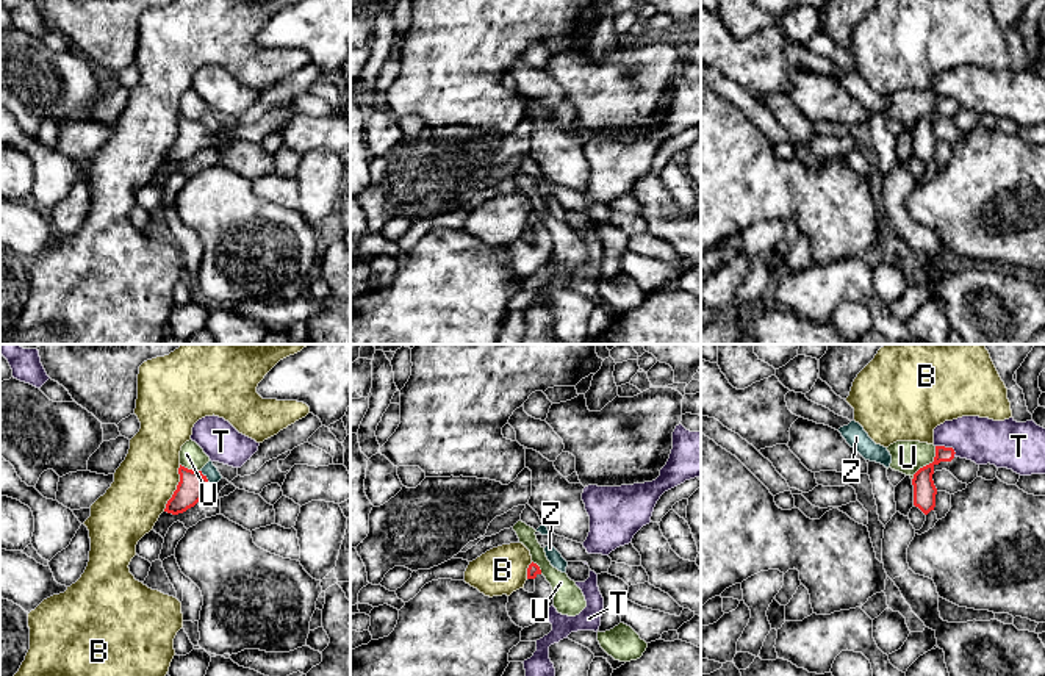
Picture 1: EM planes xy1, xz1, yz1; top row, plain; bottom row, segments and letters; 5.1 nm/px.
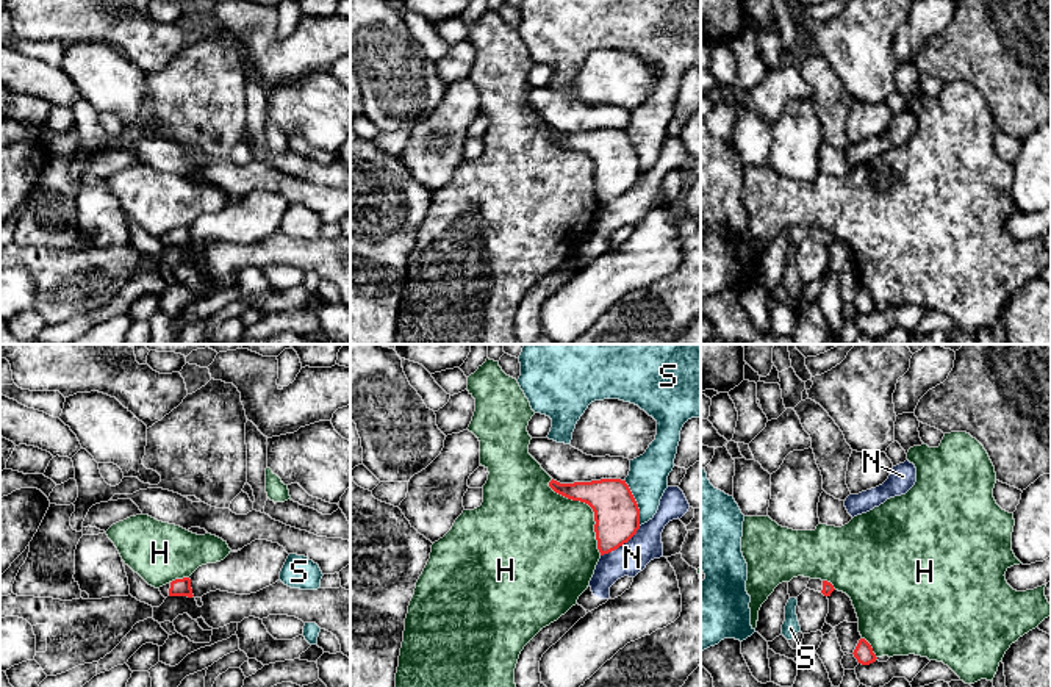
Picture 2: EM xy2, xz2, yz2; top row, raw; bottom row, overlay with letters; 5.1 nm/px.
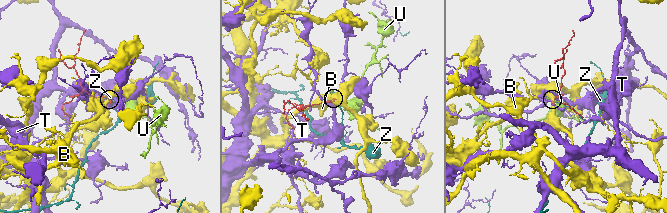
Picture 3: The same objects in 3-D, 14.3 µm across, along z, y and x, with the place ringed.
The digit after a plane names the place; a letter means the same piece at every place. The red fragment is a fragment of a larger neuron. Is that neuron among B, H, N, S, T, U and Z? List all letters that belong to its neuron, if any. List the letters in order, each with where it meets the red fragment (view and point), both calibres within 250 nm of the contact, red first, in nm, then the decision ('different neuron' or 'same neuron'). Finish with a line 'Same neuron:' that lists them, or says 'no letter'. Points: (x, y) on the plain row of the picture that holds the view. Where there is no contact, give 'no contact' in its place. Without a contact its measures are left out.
B: meets red in xy1 at (177, 138); 160 nm thick on the red side, 300 nm on the other; different neuron
H: meets red in xz2 at (590, 155); 240 nm thick on the red side, 440 nm on the other; different neuron
N: meets red in xz2 at (621, 194); 240 nm thick on the red side, 160 nm on the other; different neuron
S: meets red in xz2 at (635, 152); 240 nm thick on the red side, 200 nm on the other; different neuron
T: meets red in yz1 at (947, 97); 120 nm thick on the red side, 240 nm on the other; different neuron
U: meets red in yz1 at (930, 113); 120 nm thick on the red side, 170 nm on the other; different neuron
Z: meets red in xy1 at (204, 125); 160 nm thick on the red side, 70 nm on the other; different neuron
Same neuron: no letter

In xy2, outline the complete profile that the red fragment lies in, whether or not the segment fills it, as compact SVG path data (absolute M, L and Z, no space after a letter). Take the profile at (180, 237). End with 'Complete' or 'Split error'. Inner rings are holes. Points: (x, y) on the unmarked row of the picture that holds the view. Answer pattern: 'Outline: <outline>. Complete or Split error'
Outline: M175 228L163 236L160 236L160 241L164 247L167 246L188 246L192 247L192 238L191 238L191 228Z. Split error

